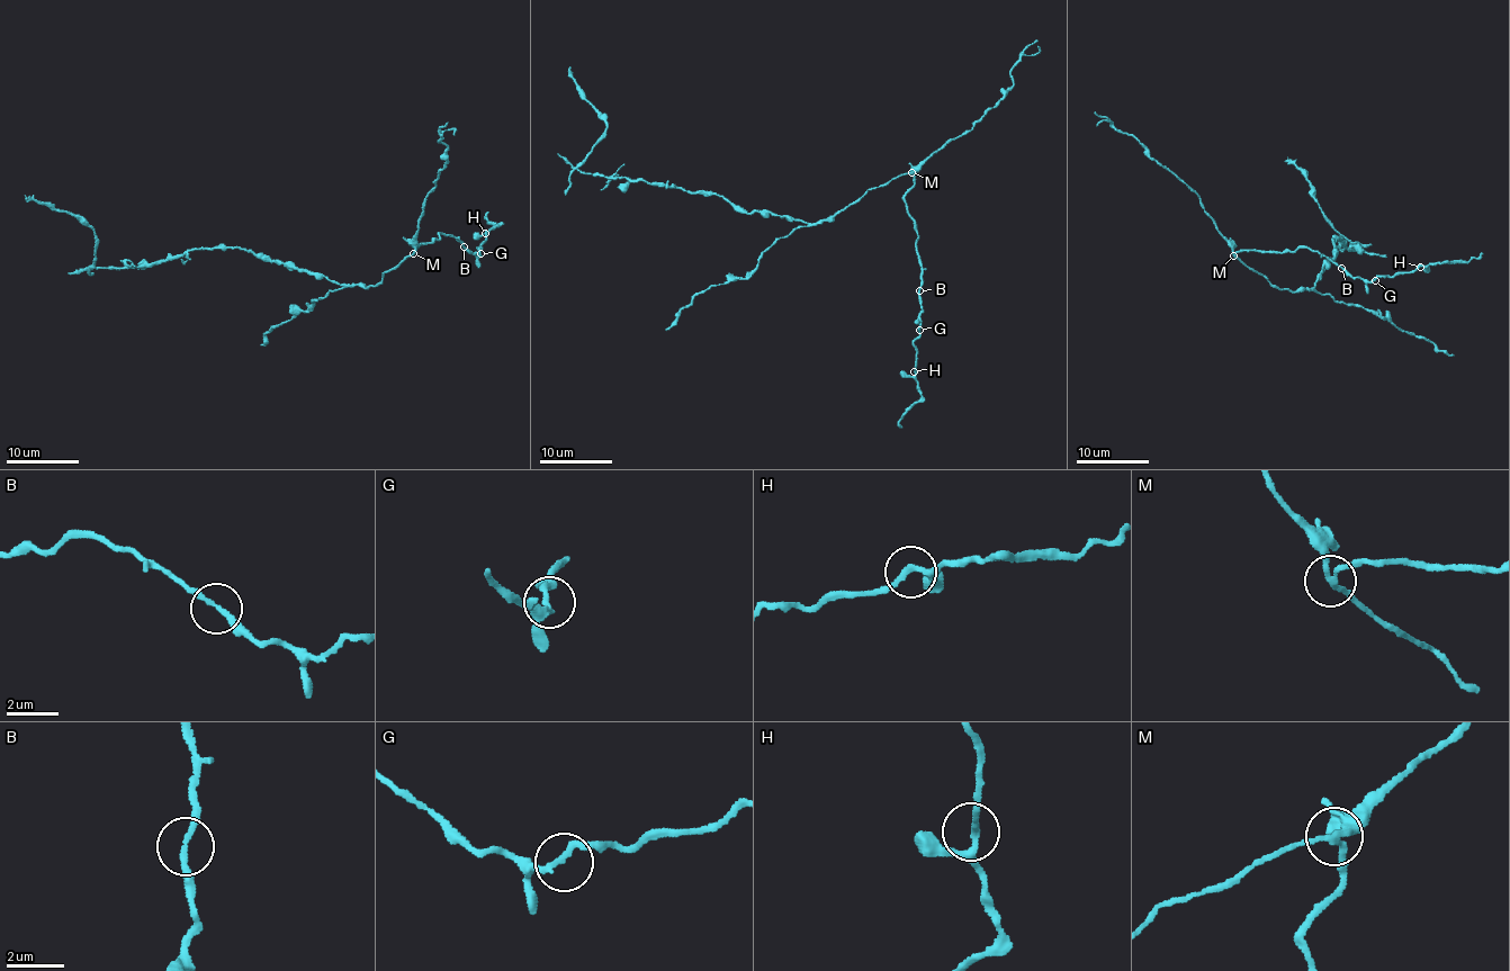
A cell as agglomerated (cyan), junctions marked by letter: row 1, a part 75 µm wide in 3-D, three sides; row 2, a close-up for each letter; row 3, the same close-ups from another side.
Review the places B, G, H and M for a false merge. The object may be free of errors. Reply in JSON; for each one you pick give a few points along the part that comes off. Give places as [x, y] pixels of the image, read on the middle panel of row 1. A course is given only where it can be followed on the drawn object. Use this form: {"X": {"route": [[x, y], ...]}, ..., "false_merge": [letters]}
{"M": {"route": [[911, 172], [872, 188], [815, 223], [740, 213], [722, 198], [582, 173], [580, 161], [607, 127], [569, 68]]}, "false_merge": ["M"]}

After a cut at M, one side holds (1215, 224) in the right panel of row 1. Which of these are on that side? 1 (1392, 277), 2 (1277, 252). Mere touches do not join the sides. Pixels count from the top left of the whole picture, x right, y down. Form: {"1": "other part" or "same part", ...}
{"1": "other part", "2": "other part"}

